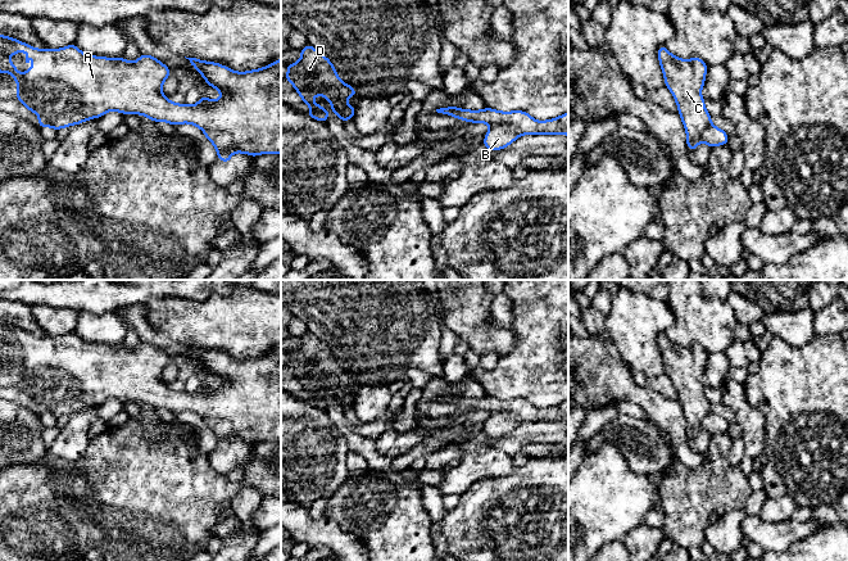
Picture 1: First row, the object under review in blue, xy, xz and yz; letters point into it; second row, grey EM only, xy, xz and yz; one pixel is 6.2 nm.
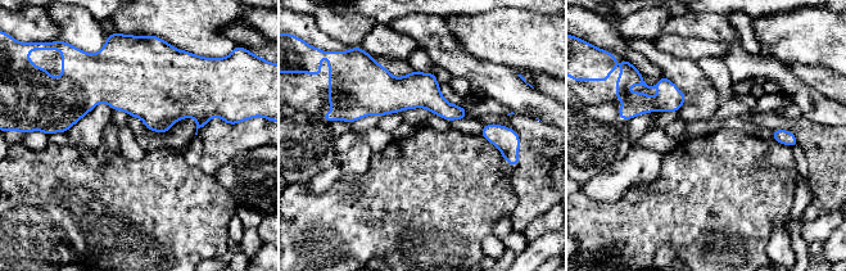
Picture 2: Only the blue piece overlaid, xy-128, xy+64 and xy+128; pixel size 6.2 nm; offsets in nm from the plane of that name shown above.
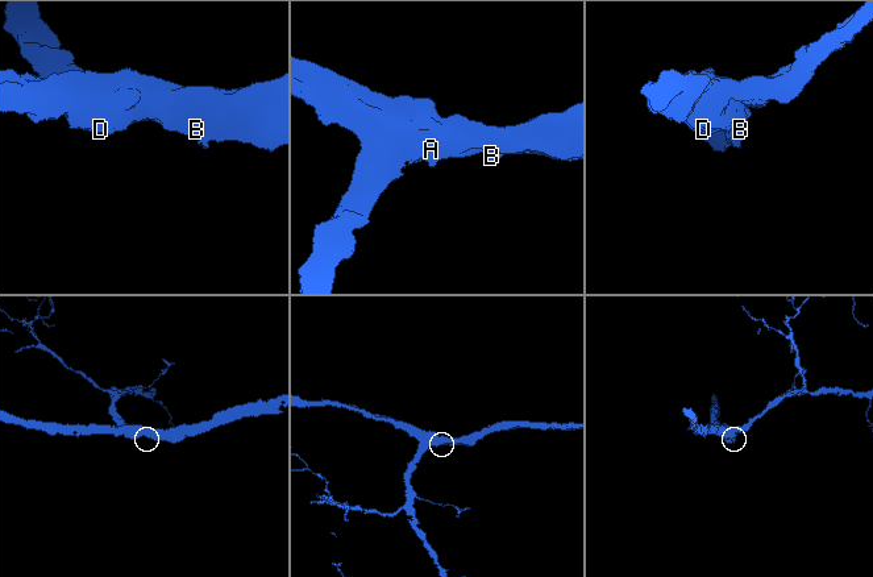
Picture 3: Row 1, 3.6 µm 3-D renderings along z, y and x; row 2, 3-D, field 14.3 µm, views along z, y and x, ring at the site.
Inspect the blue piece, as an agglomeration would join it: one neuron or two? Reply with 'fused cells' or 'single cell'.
fused cells

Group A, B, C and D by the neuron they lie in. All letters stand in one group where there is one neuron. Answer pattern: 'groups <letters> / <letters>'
groups A C D / B

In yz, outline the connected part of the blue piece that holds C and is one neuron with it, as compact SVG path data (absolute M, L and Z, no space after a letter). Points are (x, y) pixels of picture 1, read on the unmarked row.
M665 332L657 339L665 374L671 379L686 419L686 434L693 439L702 429L702 421L712 412L700 381L708 353L699 345L689 348L672 343Z

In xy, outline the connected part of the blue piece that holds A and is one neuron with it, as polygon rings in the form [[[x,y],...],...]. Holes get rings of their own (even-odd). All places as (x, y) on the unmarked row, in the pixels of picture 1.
[[[0,322],[0,361],[12,361],[18,371],[14,384],[31,399],[38,402],[40,416],[50,415],[55,419],[80,412],[92,406],[100,406],[110,398],[122,402],[140,402],[153,410],[167,410],[172,413],[190,411],[205,420],[228,420],[233,425],[233,439],[249,442],[251,445],[259,442],[281,442],[281,345],[273,352],[263,356],[236,359],[216,349],[186,345],[191,353],[204,365],[205,371],[221,380],[221,386],[214,389],[201,381],[201,386],[194,393],[177,392],[165,385],[162,380],[163,371],[168,363],[173,363],[171,357],[157,345],[141,341],[136,349],[127,349],[122,343],[118,345],[105,345],[87,343],[76,331],[60,336],[37,336],[5,322]],[[24,339],[26,350],[33,345],[35,352],[24,361],[9,348],[9,344]]]

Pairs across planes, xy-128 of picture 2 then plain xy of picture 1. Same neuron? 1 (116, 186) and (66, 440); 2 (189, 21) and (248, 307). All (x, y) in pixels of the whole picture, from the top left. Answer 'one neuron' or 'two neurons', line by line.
1: two neurons
2: one neuron

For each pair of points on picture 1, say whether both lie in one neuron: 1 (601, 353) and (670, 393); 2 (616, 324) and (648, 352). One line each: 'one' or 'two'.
1: two
2: one

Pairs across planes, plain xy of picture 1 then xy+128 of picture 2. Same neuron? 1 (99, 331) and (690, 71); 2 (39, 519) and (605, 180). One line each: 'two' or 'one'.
1: two
2: two

